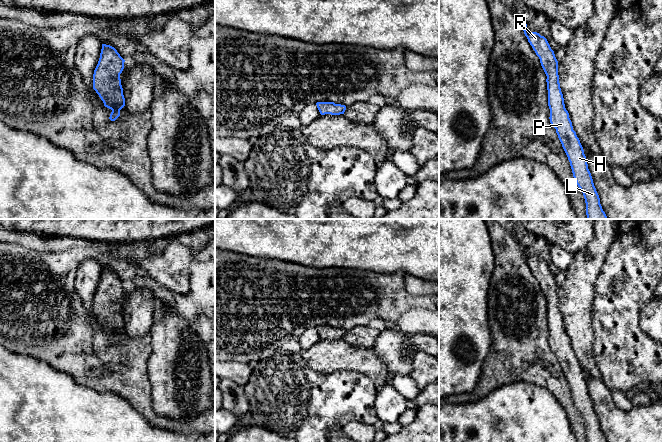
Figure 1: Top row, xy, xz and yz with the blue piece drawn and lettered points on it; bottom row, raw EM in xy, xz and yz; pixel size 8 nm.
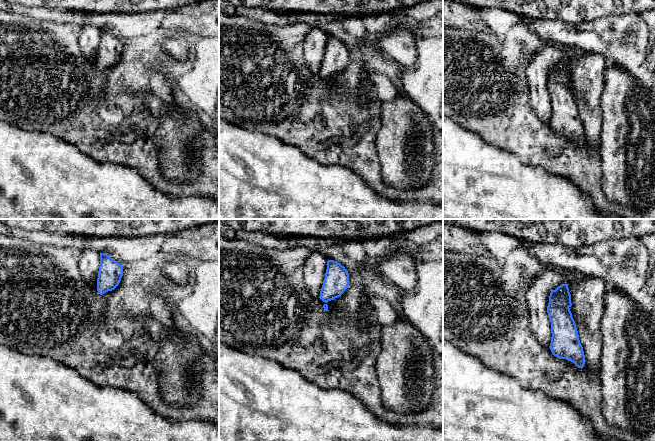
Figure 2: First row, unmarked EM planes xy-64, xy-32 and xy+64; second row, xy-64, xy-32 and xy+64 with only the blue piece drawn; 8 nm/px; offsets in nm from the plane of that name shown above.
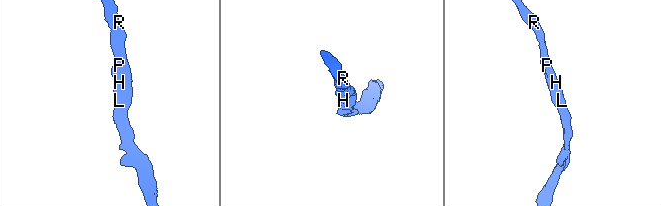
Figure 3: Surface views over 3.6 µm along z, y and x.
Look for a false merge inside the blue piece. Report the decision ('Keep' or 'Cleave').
Keep

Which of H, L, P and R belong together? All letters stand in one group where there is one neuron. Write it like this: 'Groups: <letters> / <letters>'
Groups: H L P R

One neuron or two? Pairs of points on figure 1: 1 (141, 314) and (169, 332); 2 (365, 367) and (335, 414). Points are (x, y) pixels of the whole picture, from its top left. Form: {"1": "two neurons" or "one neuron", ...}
{"1": "two neurons", "2": "two neurons"}

